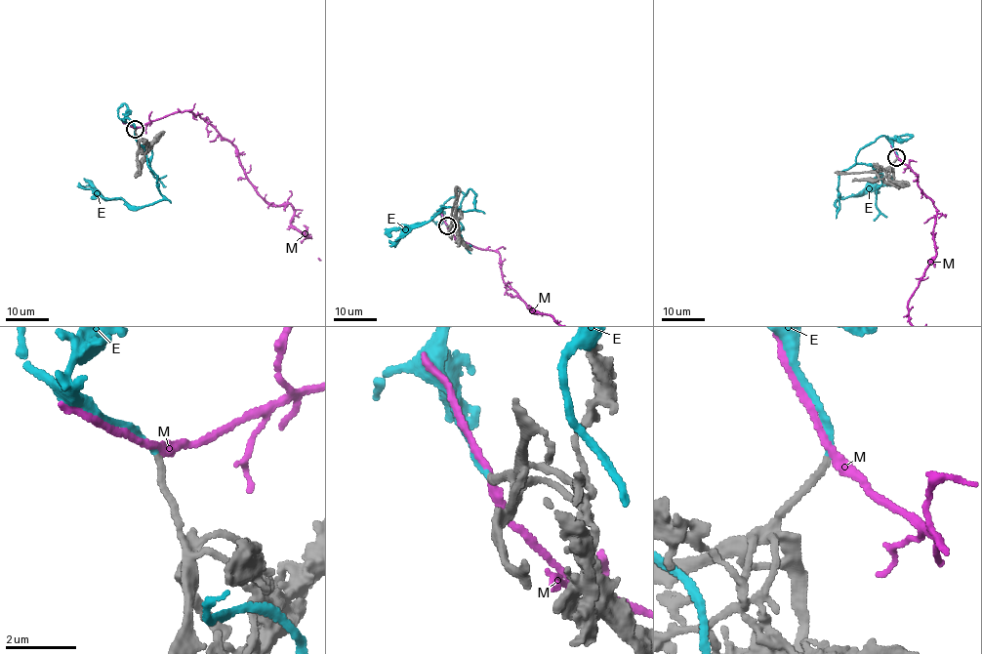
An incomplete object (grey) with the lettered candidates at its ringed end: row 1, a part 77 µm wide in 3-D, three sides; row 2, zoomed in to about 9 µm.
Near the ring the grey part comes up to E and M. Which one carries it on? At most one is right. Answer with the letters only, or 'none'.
E

